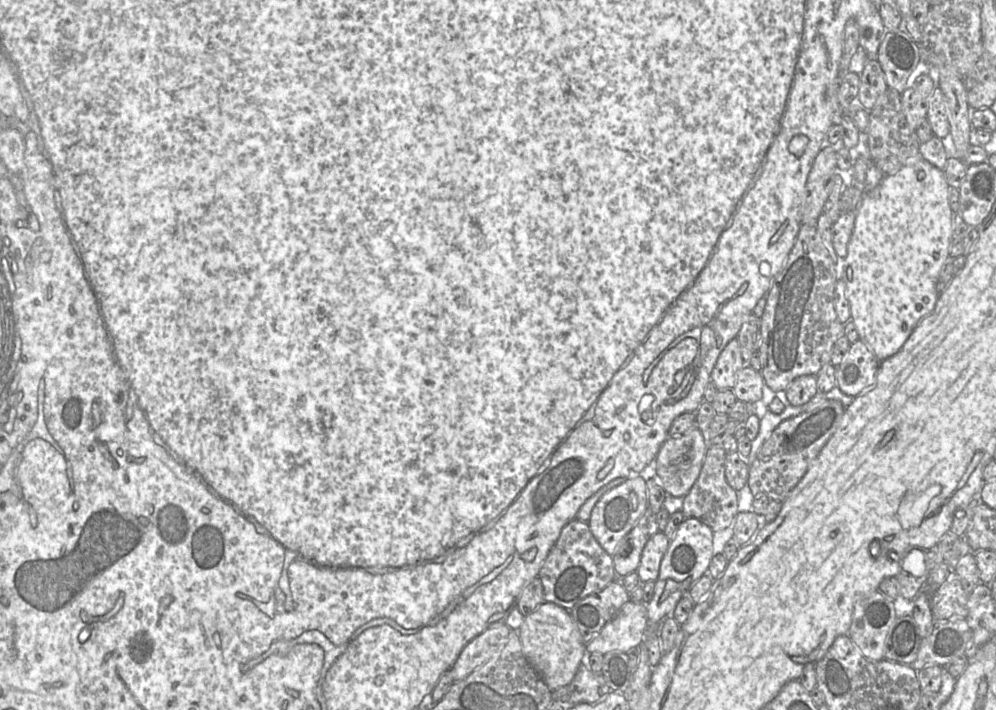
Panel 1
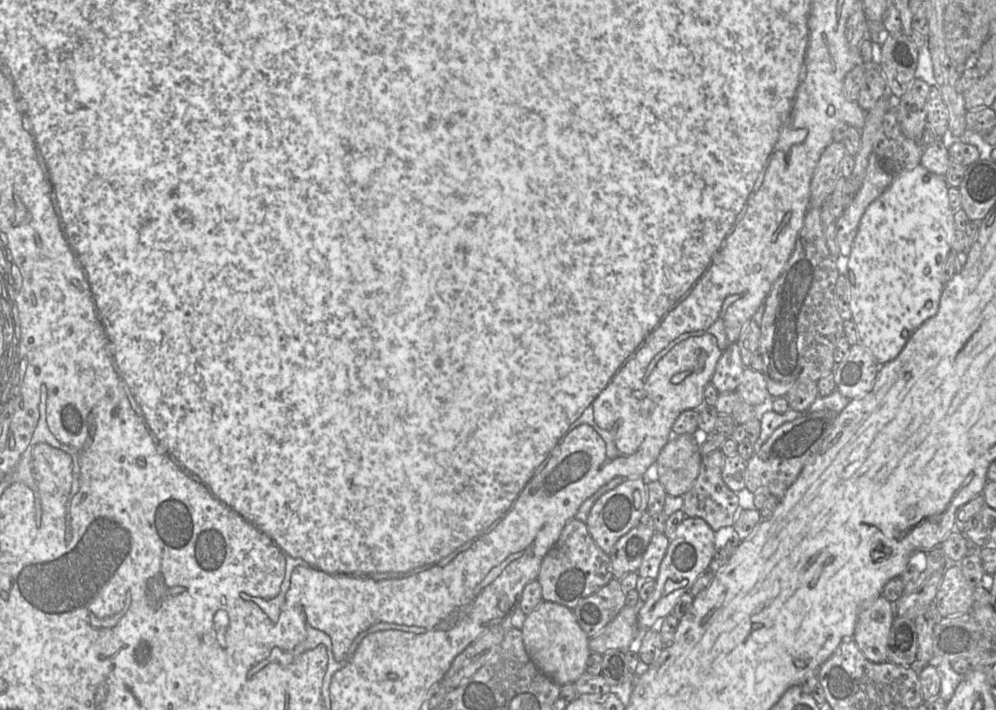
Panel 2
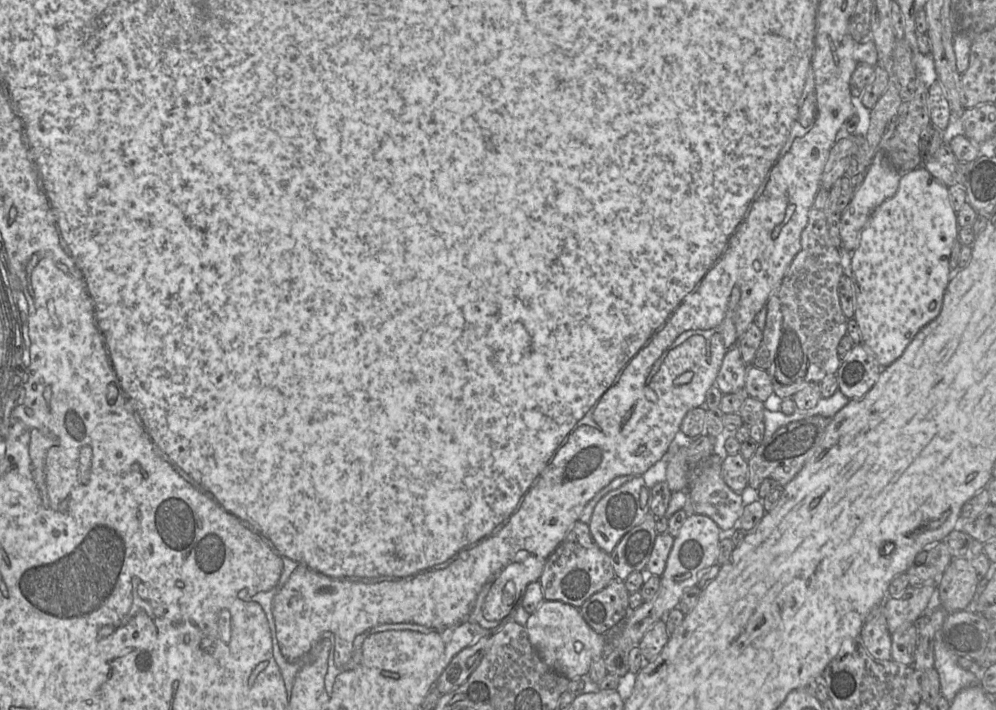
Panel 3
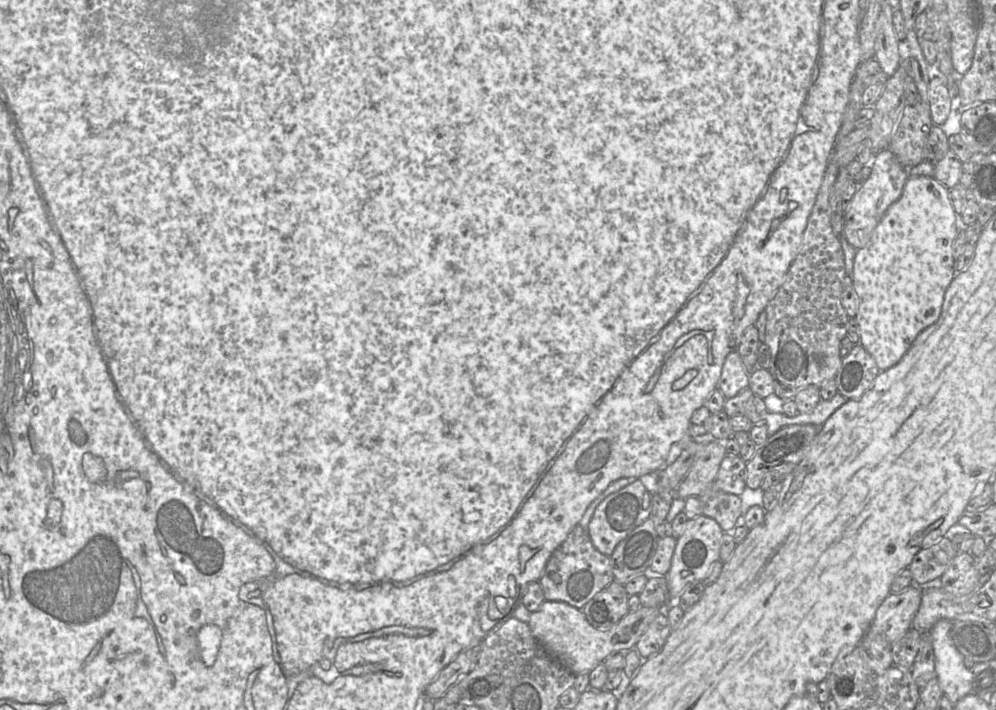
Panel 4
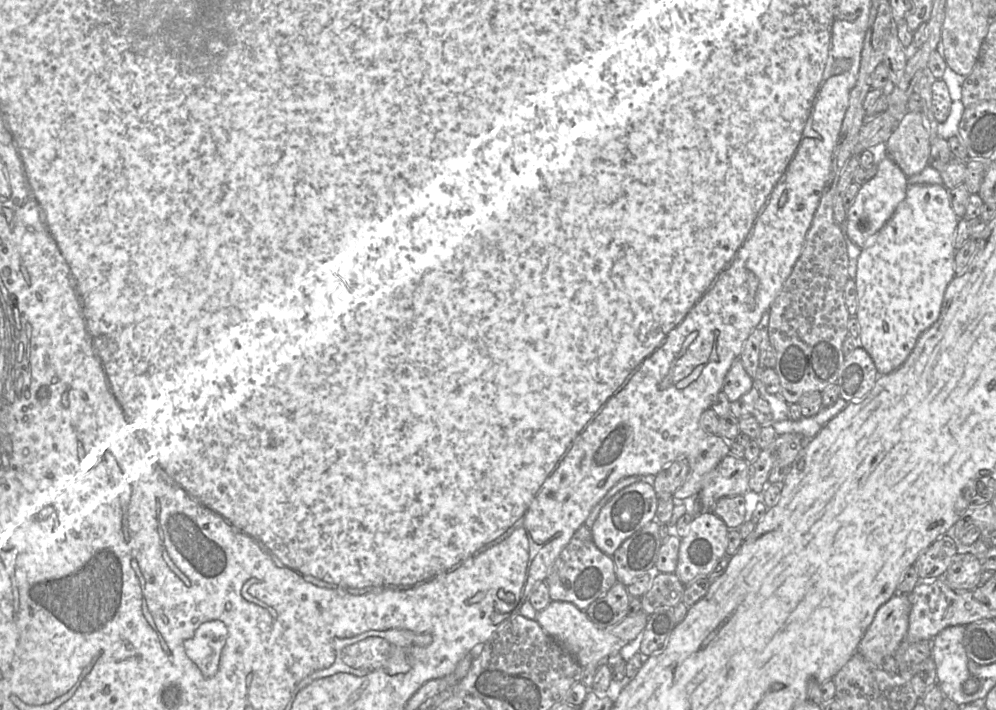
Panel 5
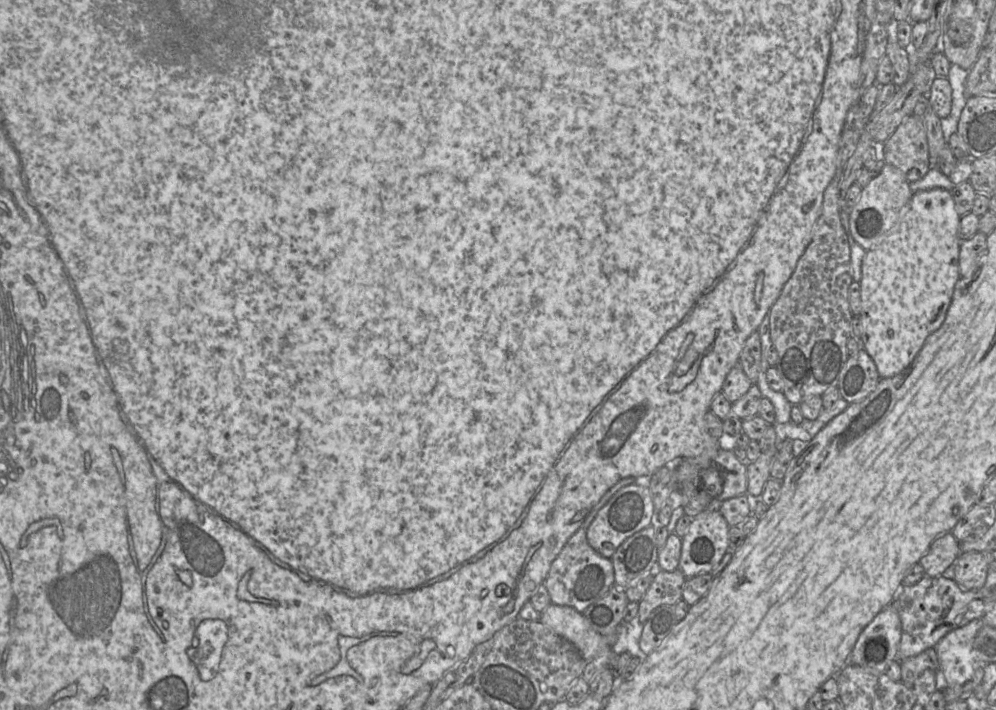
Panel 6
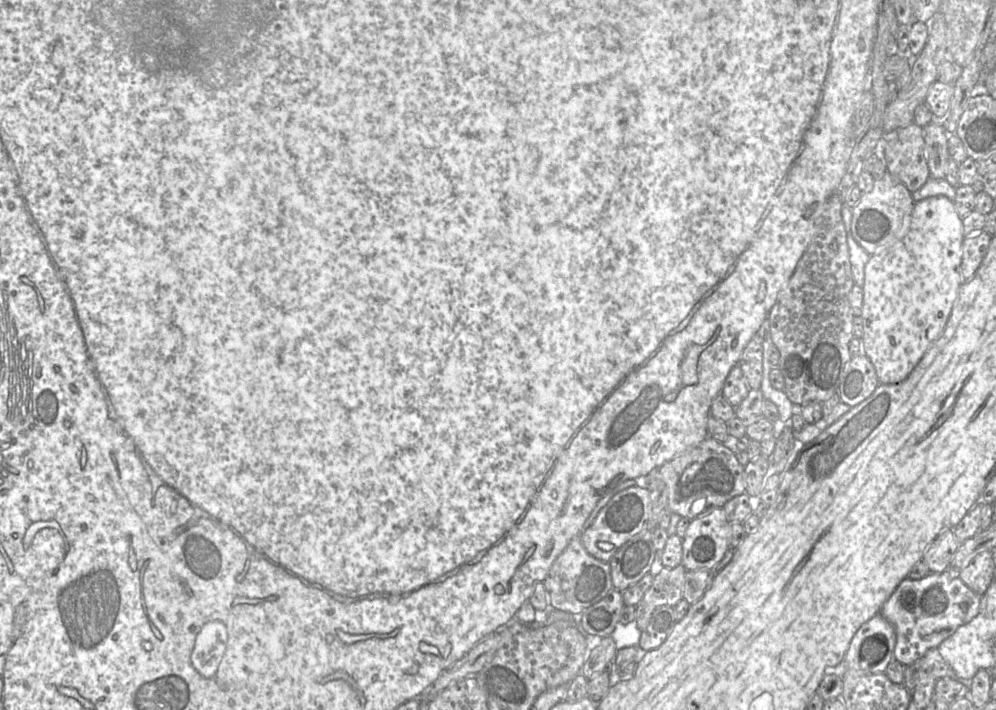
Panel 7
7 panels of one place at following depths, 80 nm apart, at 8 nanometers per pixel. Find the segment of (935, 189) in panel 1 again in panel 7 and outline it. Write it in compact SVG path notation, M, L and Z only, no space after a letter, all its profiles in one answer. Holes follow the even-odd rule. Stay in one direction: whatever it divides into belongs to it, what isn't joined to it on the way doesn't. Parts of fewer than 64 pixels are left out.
M946 196L915 202L907 234L892 246L871 255L865 265L862 351L873 364L879 384L904 381L944 331L962 285L960 265L965 238L962 219L953 201Z

